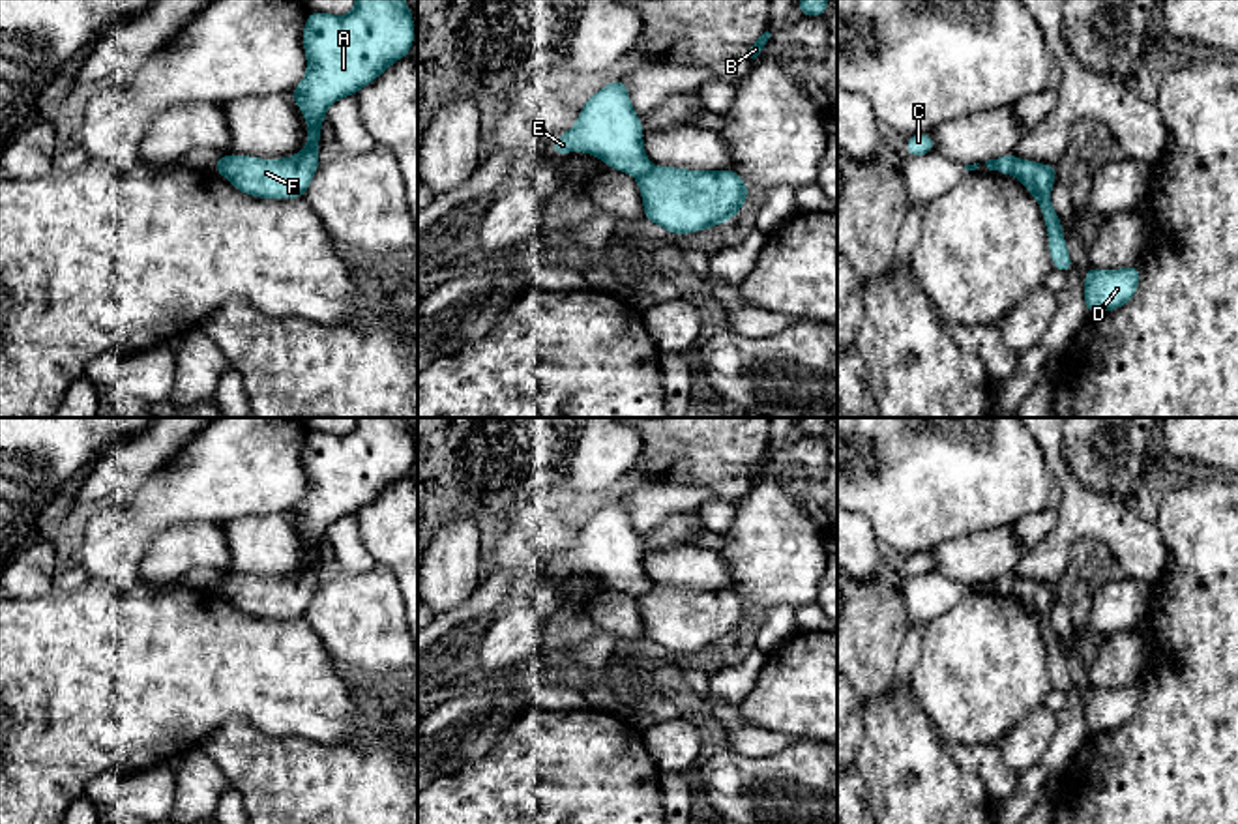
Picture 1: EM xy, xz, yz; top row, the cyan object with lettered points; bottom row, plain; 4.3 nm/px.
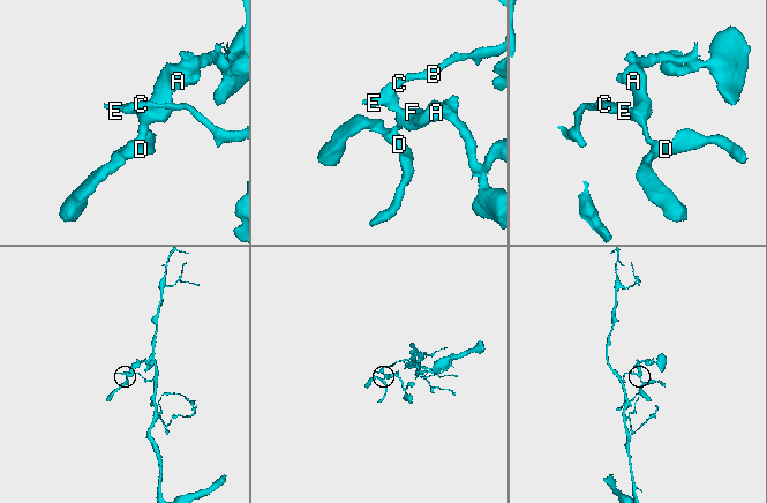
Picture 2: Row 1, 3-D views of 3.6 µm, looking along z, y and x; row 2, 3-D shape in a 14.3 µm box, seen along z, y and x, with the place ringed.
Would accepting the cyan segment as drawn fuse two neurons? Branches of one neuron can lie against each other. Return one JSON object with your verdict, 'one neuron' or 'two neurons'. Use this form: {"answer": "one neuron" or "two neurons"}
{"answer": "two neurons"}

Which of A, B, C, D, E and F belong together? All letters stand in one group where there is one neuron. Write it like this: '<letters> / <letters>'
A D F / B C E

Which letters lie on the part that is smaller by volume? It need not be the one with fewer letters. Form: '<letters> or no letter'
A, D, F

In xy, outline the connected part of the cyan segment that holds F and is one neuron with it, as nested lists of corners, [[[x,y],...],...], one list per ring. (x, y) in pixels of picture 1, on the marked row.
[[[356,0],[354,9],[337,17],[311,11],[303,26],[303,51],[307,73],[290,92],[307,120],[305,148],[283,159],[258,159],[251,155],[227,154],[217,172],[240,193],[258,199],[302,199],[320,165],[320,127],[330,105],[345,96],[356,96],[365,84],[378,79],[393,62],[410,54],[414,45],[414,17],[405,0]]]

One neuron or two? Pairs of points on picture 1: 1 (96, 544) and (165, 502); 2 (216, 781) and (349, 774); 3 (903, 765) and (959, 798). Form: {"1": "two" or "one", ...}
{"1": "one", "2": "two", "3": "one"}

